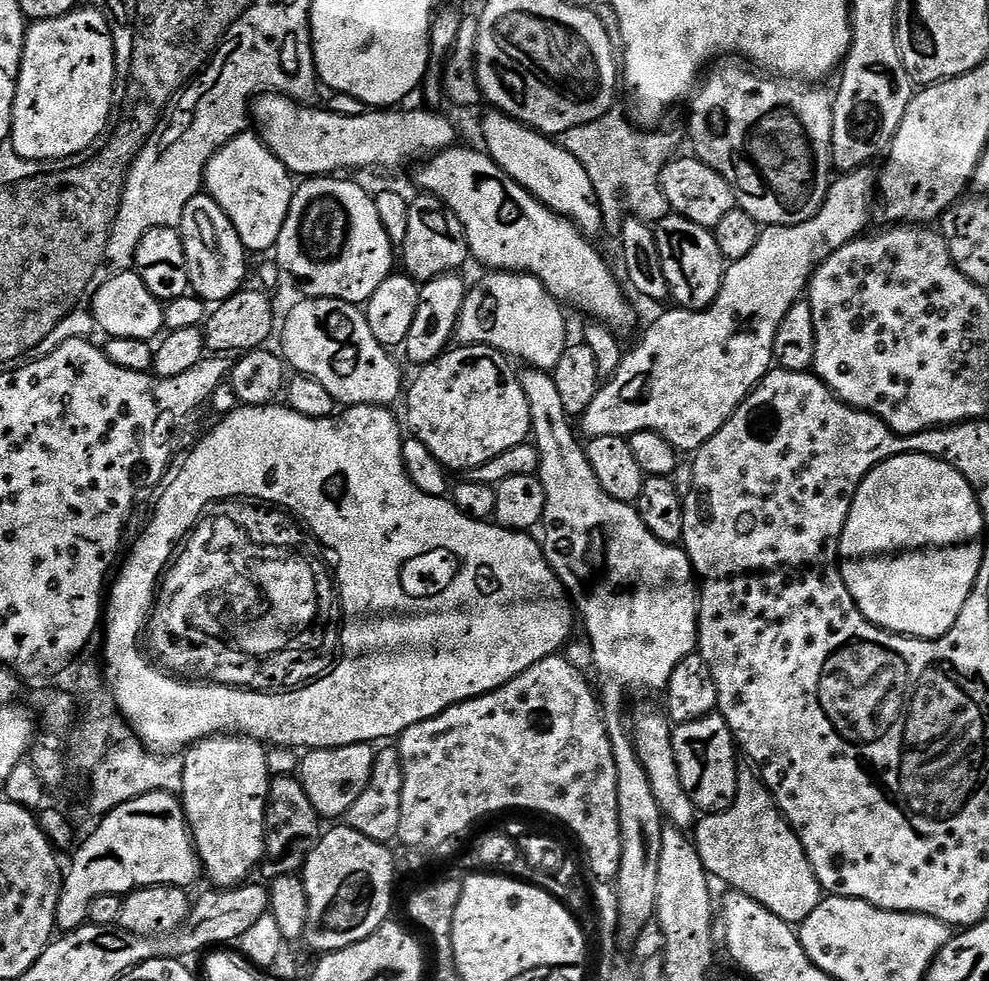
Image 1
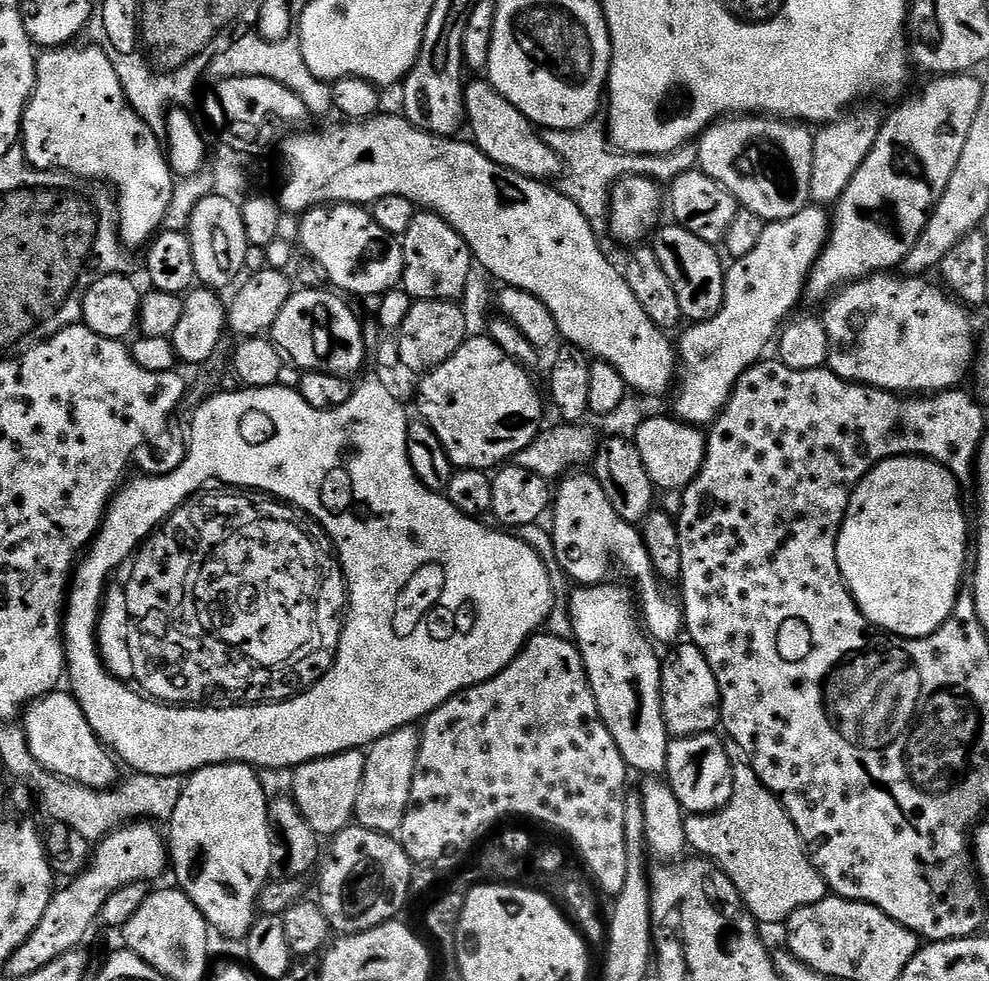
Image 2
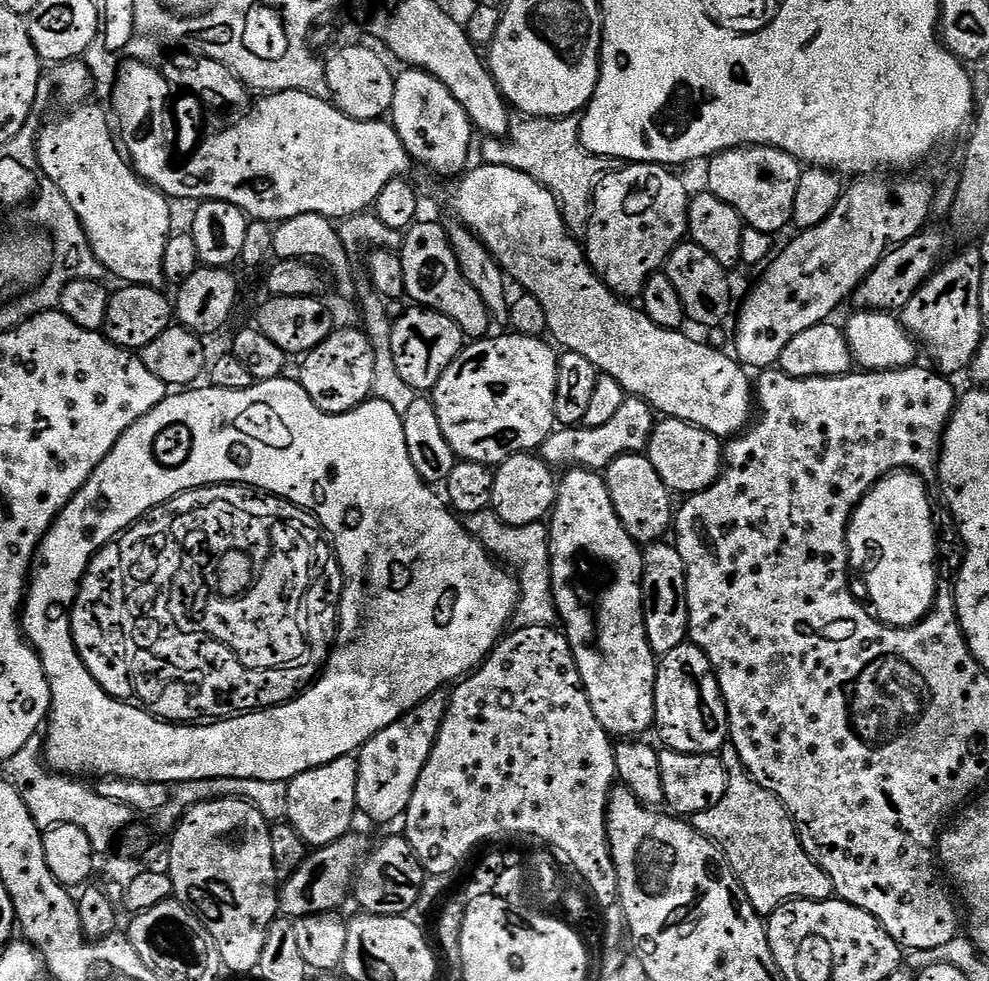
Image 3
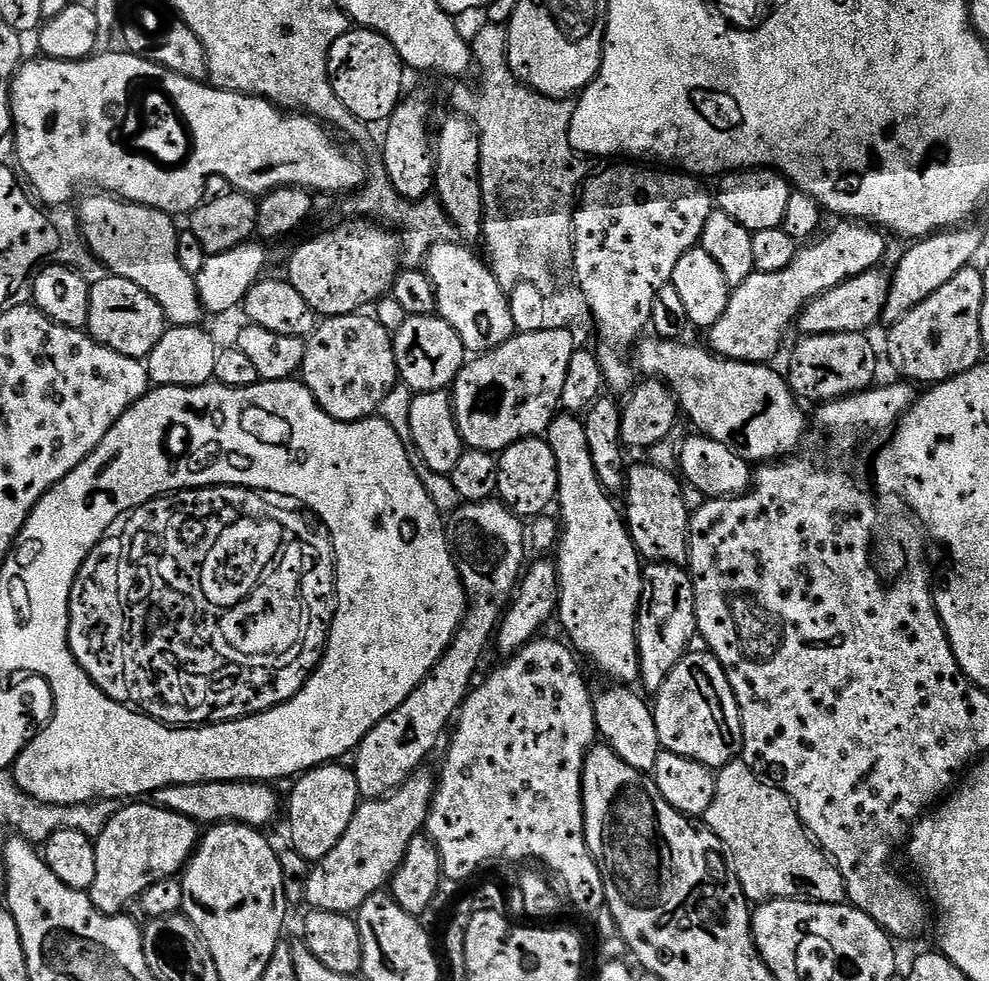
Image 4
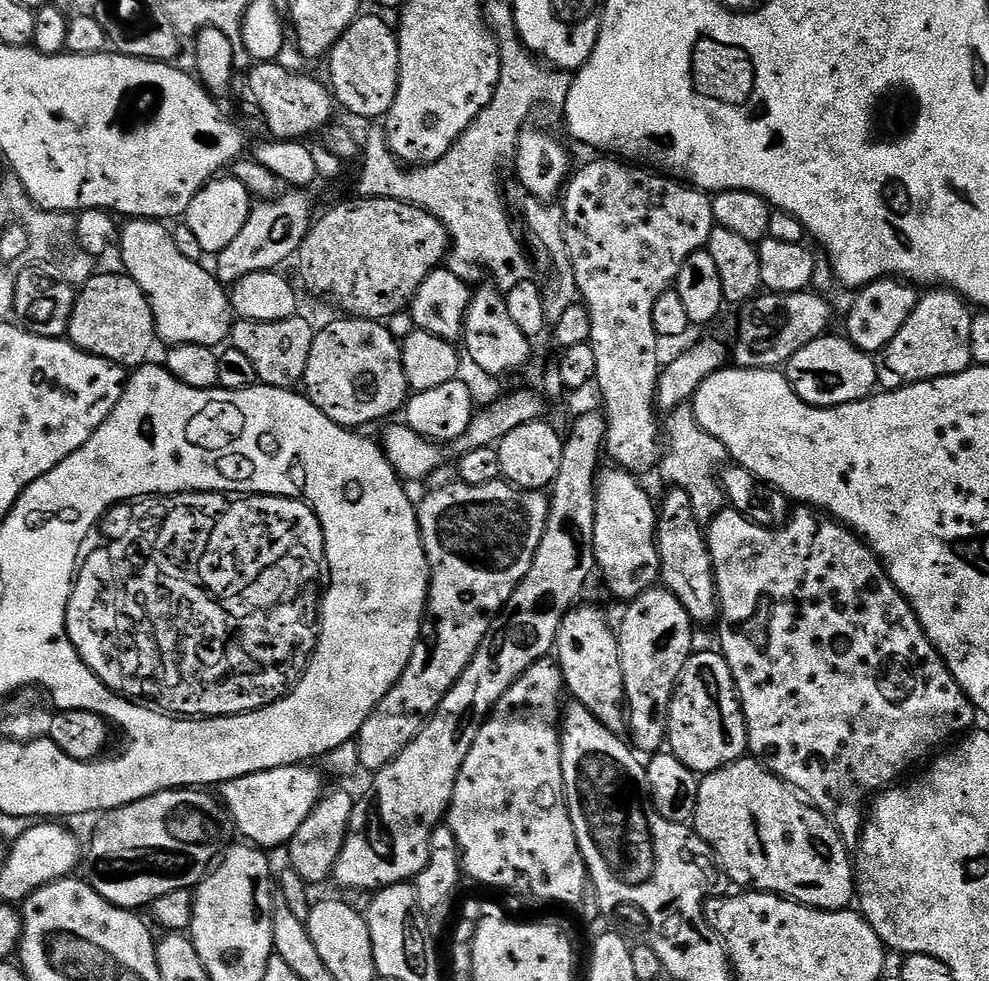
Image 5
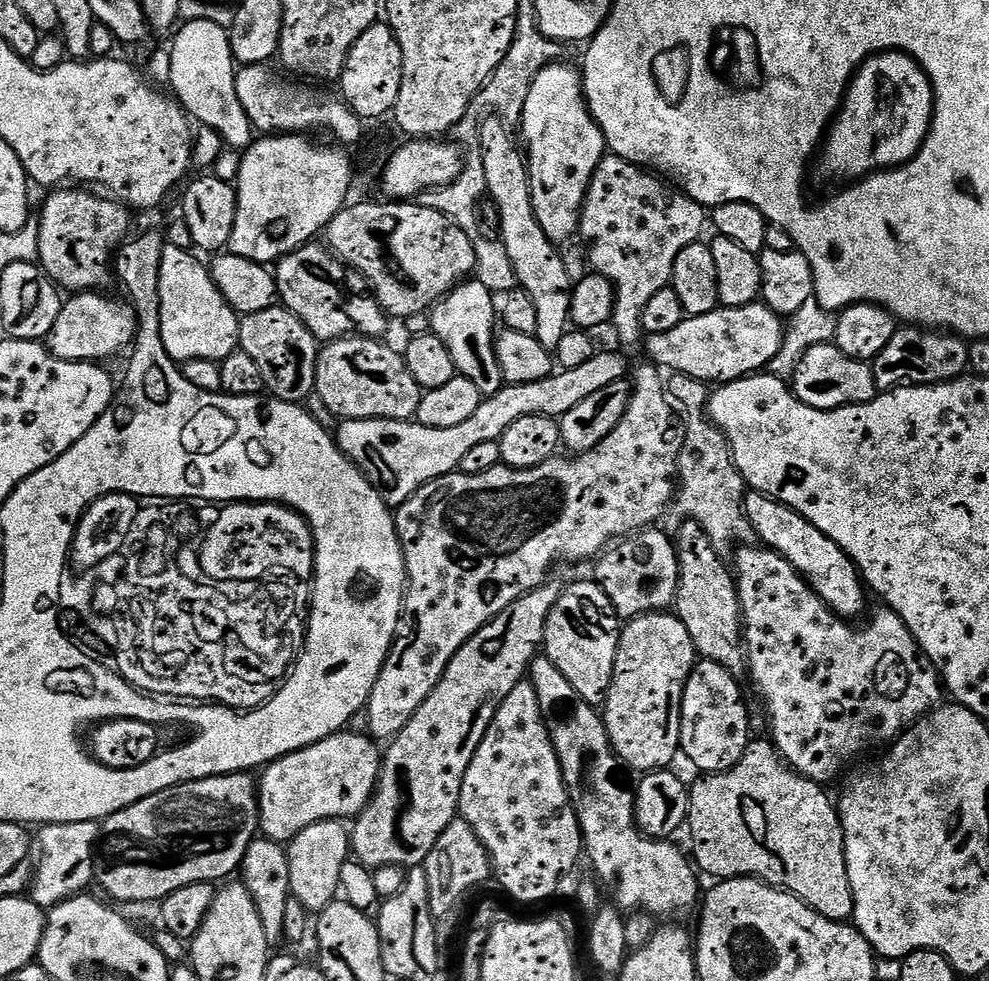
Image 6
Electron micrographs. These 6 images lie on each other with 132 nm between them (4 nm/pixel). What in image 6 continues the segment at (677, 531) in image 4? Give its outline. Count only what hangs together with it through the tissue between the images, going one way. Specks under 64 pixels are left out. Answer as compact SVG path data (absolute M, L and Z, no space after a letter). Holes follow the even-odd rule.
M685 519L680 533L675 533L676 557L678 558L678 590L674 601L674 615L690 633L696 654L700 660L718 662L718 666L733 674L740 674L746 668L746 653L742 647L742 617L740 595L736 592L733 573L724 569L719 560L718 549L708 540L707 534L698 522Z

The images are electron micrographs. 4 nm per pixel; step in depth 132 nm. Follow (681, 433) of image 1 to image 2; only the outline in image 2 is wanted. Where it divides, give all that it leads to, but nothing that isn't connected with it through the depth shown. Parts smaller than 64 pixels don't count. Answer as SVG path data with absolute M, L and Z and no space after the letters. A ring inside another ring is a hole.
M809 206L798 210L794 218L765 223L762 239L758 241L758 246L754 246L754 251L746 254L746 258L732 260L727 265L722 310L718 310L714 318L693 323L688 329L685 327L680 344L678 340L678 364L682 371L678 376L678 387L675 389L675 392L677 391L675 419L683 420L685 424L708 426L724 411L744 371L760 363L767 353L764 351L767 350L768 343L771 340L773 343L777 339L782 325L793 315L791 312L795 310L800 296L802 300L805 295L812 267L818 262L831 235L832 220L829 209L824 206Z

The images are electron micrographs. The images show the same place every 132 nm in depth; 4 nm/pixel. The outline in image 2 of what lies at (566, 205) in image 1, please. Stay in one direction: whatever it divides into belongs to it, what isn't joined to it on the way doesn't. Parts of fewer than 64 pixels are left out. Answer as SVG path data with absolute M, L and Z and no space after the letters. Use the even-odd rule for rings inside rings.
M472 78L467 81L464 89L464 115L467 131L472 131L471 139L476 147L498 166L509 168L511 172L528 176L532 180L545 182L551 181L551 176L559 177L565 171L563 160L554 150L550 150L537 125L527 120L502 94L498 94L496 87L488 83L487 79Z

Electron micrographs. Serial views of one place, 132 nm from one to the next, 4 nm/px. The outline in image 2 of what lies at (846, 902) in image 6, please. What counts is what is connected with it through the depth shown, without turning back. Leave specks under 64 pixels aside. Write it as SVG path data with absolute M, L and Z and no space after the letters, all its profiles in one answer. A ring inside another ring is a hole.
M729 743L727 750L732 759L730 802L716 812L687 817L688 846L693 853L711 860L726 873L756 921L764 926L783 925L798 910L823 900L830 889L812 864L804 840L790 814L780 805L780 798L754 774L739 746Z

